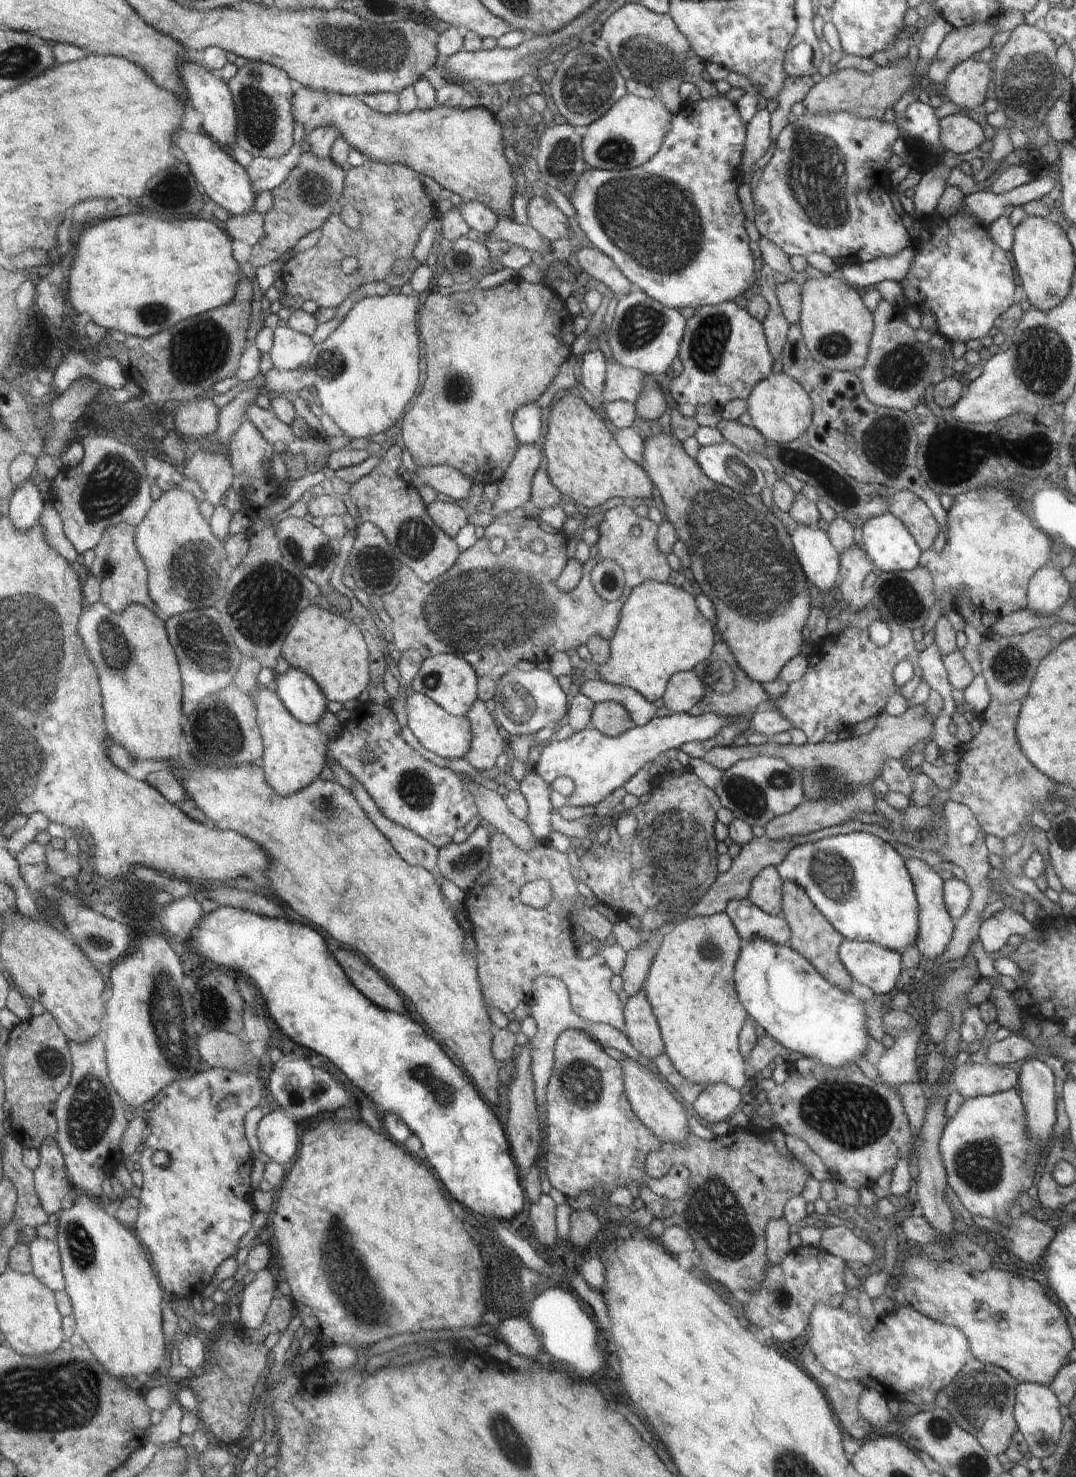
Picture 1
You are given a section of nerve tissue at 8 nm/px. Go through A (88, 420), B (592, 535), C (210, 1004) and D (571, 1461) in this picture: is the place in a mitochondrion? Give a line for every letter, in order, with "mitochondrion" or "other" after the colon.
A: other
B: other
C: mitochondrion
D: other

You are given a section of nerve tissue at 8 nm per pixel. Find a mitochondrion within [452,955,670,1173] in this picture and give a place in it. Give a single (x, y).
(581, 1083)

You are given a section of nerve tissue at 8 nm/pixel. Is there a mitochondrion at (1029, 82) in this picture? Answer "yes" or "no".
yes

